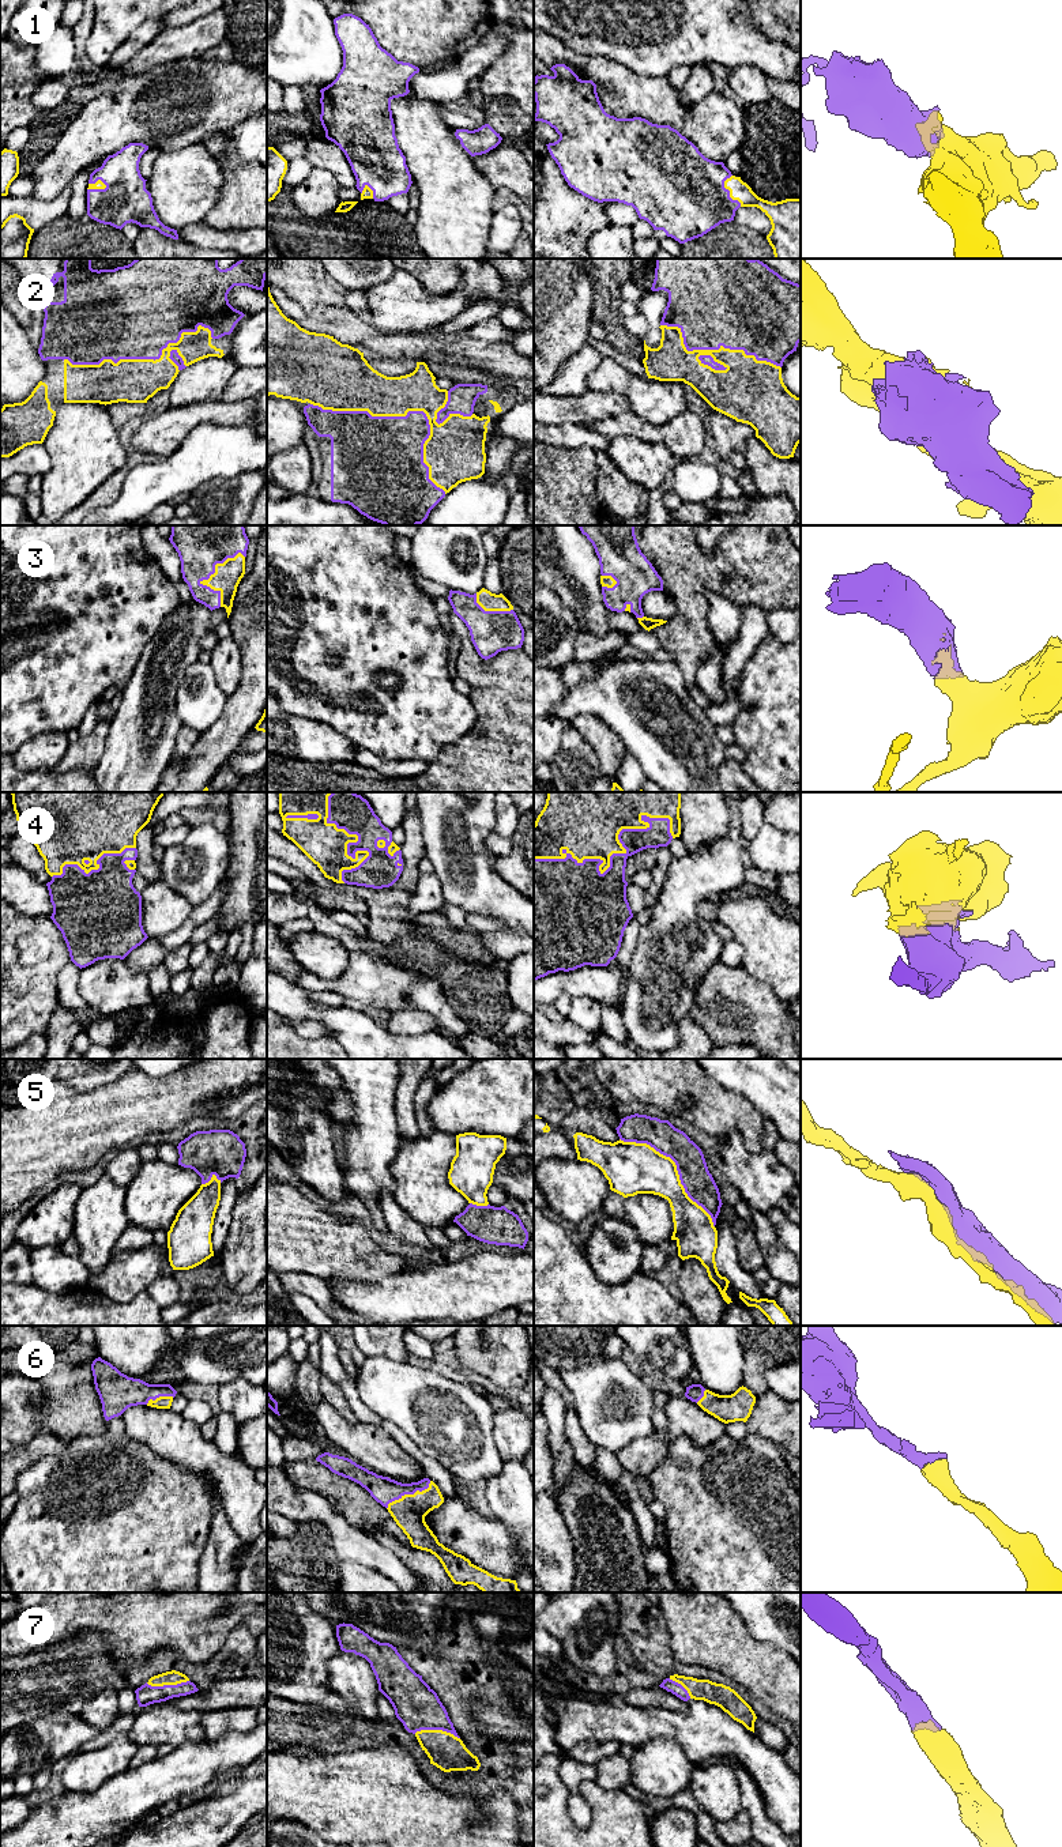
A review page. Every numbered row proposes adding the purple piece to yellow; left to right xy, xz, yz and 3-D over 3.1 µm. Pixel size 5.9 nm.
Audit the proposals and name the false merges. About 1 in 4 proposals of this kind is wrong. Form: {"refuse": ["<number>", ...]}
{"refuse": ["5"]}

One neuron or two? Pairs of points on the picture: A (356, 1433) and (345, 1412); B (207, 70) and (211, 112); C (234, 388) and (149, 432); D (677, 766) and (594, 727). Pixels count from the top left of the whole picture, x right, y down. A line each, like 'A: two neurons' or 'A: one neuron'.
A: two neurons
B: one neuron
C: two neurons
D: two neurons

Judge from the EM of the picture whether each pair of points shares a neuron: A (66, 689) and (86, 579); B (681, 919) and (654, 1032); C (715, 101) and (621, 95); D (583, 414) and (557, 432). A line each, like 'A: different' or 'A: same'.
A: same
B: same
C: same
D: different

